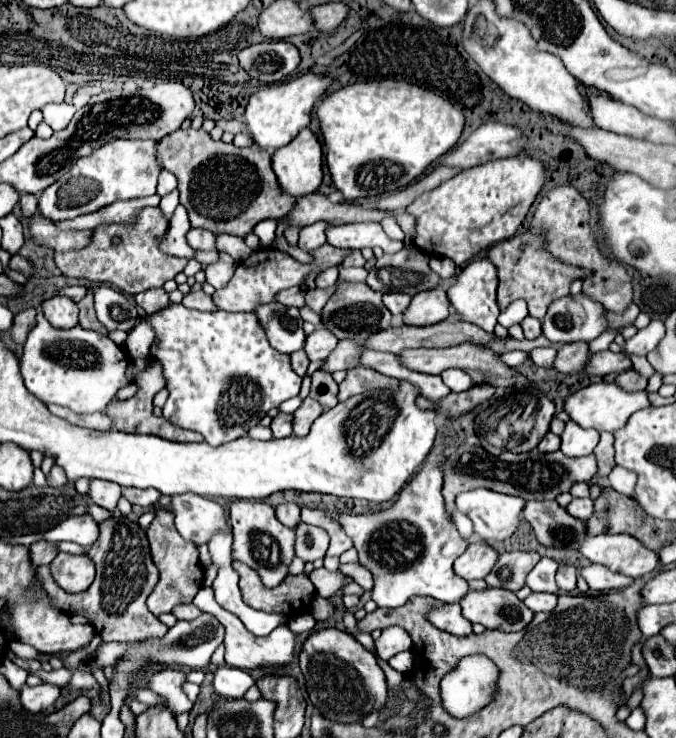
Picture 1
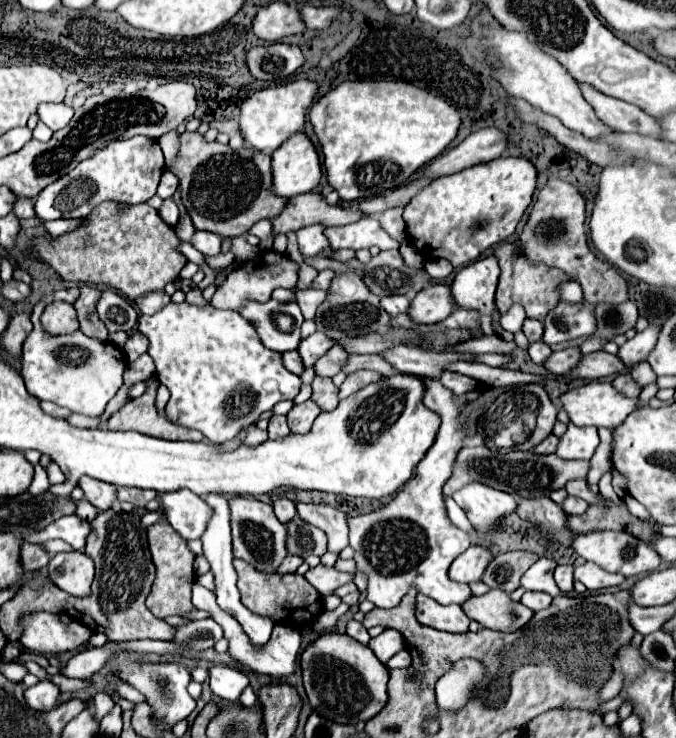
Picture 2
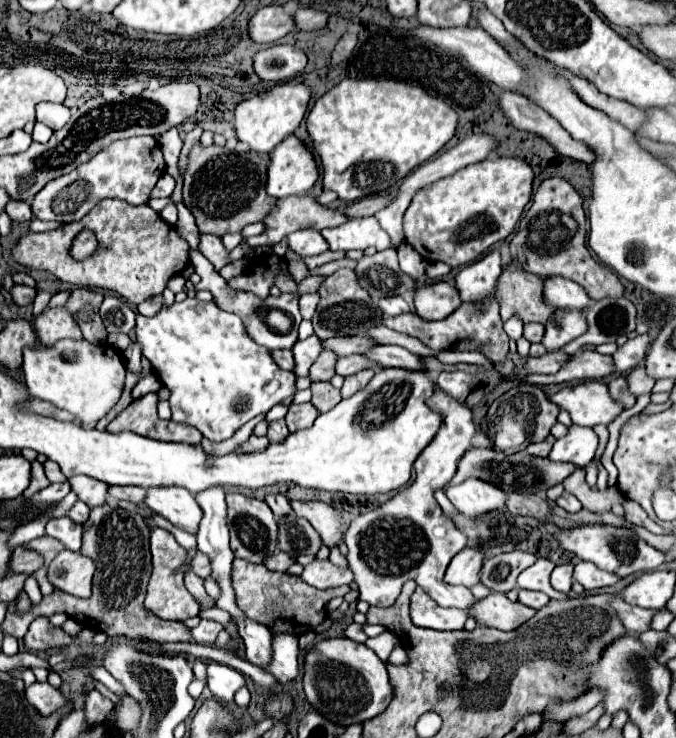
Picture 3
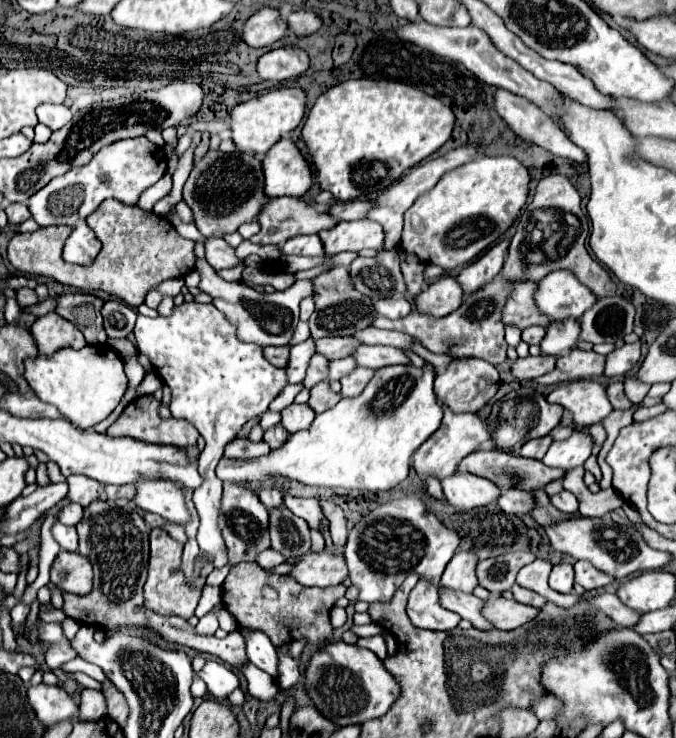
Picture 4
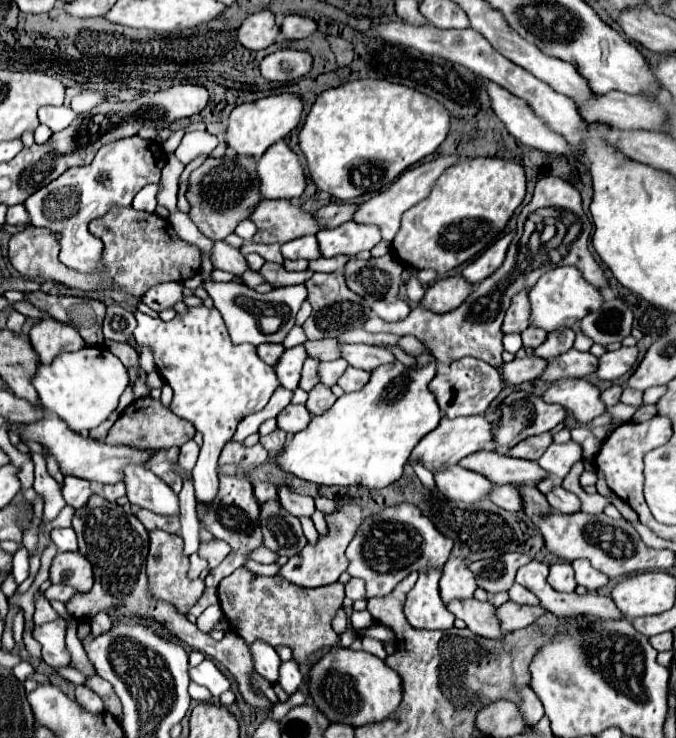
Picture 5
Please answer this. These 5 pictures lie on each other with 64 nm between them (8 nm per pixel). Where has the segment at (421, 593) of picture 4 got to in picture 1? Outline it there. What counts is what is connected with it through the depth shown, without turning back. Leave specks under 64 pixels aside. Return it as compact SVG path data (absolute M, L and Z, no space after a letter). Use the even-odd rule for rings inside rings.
M446 604L446 606L434 608L428 618L436 628L440 628L444 632L450 632L454 636L472 634L472 624L468 624L468 620L460 614L458 604Z

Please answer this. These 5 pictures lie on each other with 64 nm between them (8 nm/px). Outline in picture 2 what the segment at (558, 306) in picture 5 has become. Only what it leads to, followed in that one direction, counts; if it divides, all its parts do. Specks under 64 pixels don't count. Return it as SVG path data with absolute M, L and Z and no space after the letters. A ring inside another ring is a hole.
M574 280L562 284L562 286L560 286L560 300L564 300L564 302L572 302L572 304L582 302L584 296L582 296L582 288L580 288L580 284L576 284Z

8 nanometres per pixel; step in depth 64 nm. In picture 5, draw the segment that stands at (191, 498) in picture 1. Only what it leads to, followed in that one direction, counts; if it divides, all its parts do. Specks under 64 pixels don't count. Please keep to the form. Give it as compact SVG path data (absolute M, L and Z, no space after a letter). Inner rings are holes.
M128 466L124 470L124 484L128 488L130 504L152 510L162 516L178 516L178 494L164 484L154 472L142 466Z

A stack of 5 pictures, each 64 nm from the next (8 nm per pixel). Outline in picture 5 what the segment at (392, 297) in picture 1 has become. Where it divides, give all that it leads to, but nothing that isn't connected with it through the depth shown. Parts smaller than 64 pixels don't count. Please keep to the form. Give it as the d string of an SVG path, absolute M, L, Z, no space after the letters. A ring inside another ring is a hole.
M378 300L372 304L372 310L376 316L388 320L388 322L396 322L396 320L404 320L410 312L410 306L406 300L394 300L394 302L386 302L386 300Z

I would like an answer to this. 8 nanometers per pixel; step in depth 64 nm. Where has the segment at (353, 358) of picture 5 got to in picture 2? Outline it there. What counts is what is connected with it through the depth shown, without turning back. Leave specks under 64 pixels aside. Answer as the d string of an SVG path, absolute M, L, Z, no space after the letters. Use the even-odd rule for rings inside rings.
M394 346L386 352L382 352L382 356L400 372L406 374L416 374L416 376L440 376L446 366L450 366L452 362L464 360L464 362L476 362L476 354L470 352L434 352L434 350L424 350L418 346Z

